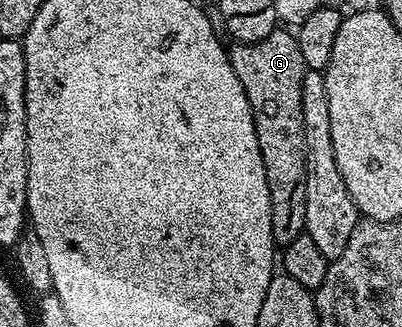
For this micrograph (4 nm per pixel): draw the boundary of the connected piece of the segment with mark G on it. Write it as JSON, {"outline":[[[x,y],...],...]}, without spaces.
{"outline":[[[277,28],[260,42],[245,42],[233,47],[230,57],[234,76],[238,76],[242,92],[246,92],[246,100],[250,100],[254,132],[258,136],[258,152],[262,152],[262,164],[266,168],[272,241],[283,248],[290,244],[290,240],[298,240],[306,224],[308,168],[302,116],[302,80],[306,67],[302,60],[302,48],[298,48],[296,35],[288,28]]]}

